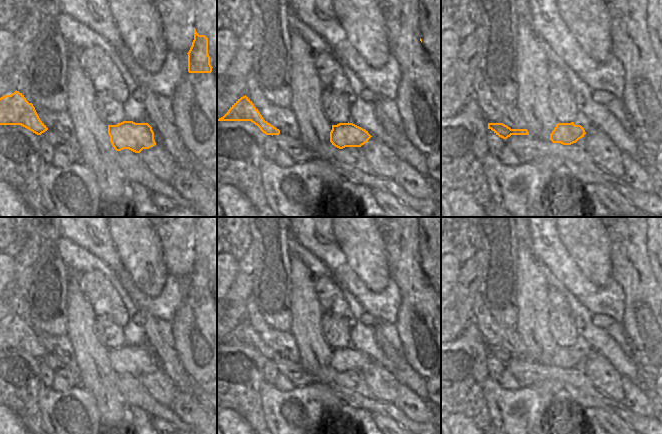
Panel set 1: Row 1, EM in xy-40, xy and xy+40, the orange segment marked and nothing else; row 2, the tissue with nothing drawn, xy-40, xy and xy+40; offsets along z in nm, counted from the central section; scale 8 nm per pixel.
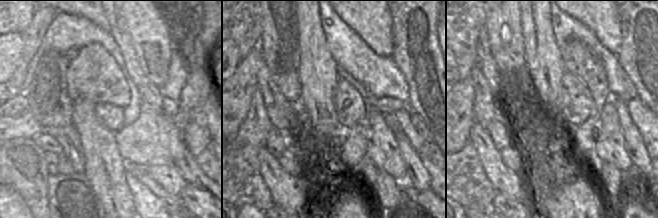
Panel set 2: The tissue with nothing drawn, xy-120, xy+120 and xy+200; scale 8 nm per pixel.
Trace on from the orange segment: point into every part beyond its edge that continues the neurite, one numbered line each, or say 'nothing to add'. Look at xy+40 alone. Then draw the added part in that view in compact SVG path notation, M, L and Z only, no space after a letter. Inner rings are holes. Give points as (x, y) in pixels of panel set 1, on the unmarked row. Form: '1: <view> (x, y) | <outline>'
nothing to add

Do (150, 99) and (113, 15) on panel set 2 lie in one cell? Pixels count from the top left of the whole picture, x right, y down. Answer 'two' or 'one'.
one

